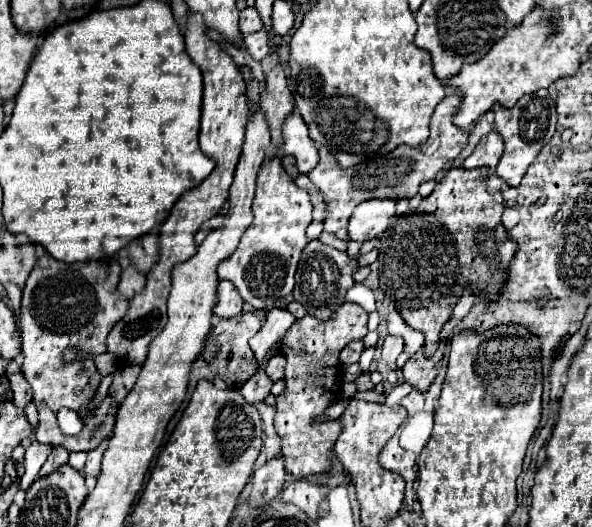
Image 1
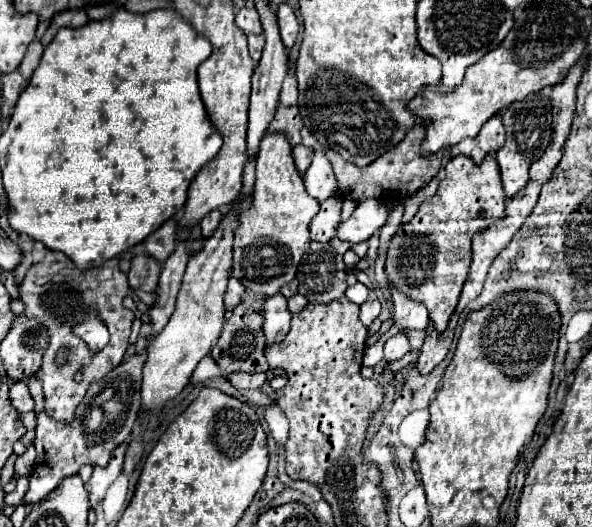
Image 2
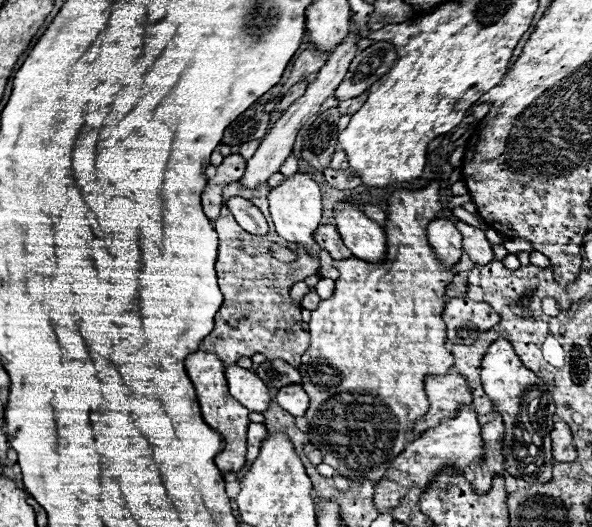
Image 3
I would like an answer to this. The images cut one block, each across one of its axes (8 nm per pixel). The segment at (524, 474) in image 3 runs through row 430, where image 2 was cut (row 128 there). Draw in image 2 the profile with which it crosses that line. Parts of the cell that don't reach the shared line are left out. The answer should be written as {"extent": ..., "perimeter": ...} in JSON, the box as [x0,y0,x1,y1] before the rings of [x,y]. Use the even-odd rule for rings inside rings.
{"extent":[496,92,552,198],"perimeter":[[[542,92],[528,96],[522,102],[510,104],[508,110],[502,114],[502,122],[506,128],[506,142],[496,152],[496,160],[502,174],[504,192],[512,198],[516,192],[524,188],[528,182],[530,166],[544,154],[544,144],[548,144],[548,132],[552,132],[552,112],[550,112],[550,98]]]}

